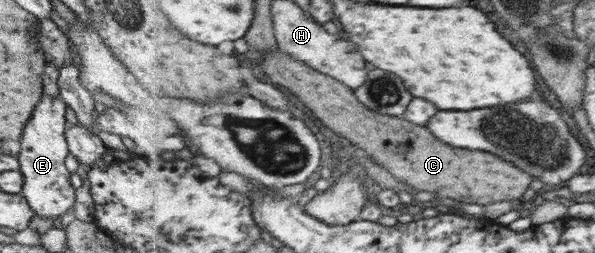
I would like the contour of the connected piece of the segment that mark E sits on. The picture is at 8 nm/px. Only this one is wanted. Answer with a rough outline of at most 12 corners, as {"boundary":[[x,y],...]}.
{"boundary":[[42,96],[18,140],[34,216],[68,217],[75,189],[62,99]]}

